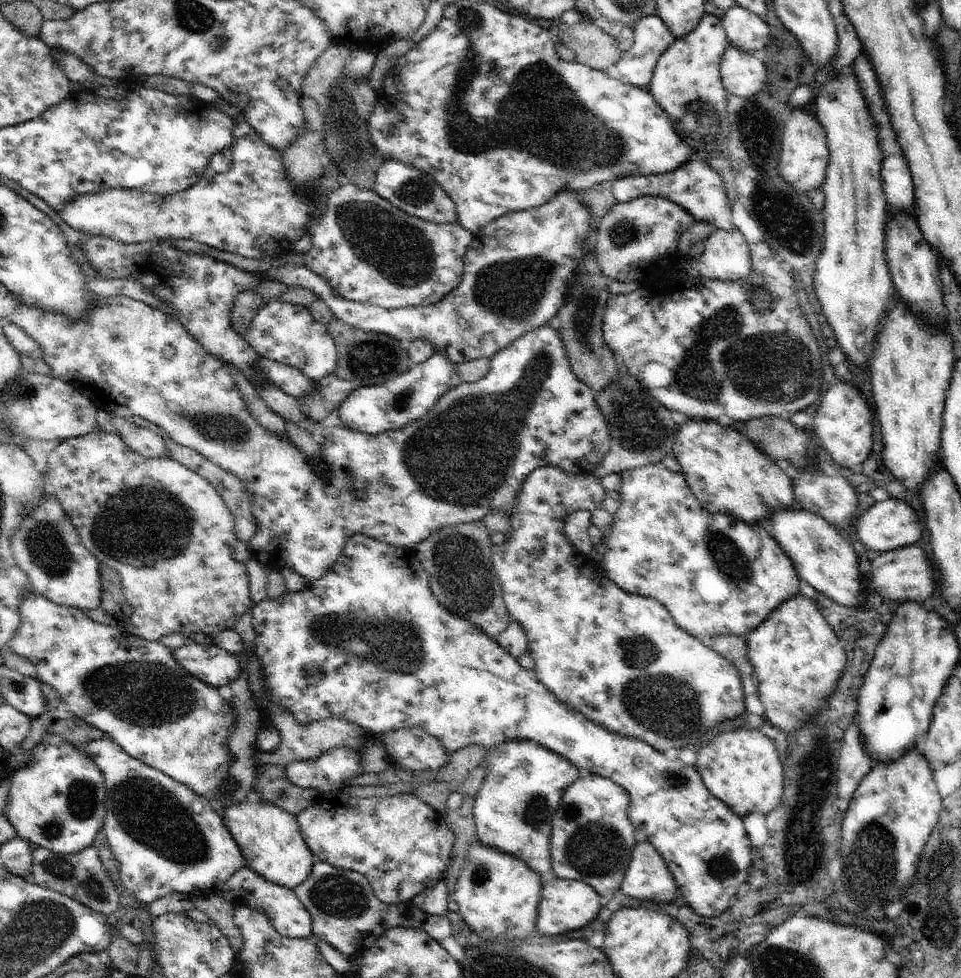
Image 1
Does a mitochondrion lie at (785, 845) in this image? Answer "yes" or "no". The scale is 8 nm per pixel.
no

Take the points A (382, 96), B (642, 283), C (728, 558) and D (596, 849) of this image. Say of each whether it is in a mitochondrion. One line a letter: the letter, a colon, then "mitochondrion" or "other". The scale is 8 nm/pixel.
A: other
B: other
C: mitochondrion
D: mitochondrion

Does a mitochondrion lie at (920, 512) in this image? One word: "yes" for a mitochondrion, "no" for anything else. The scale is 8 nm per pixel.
no

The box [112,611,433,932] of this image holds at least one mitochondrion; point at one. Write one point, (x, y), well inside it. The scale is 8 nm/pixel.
(336, 896)

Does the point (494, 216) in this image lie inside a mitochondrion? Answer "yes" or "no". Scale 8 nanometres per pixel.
no

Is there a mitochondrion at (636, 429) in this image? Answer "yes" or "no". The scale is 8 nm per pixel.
yes

